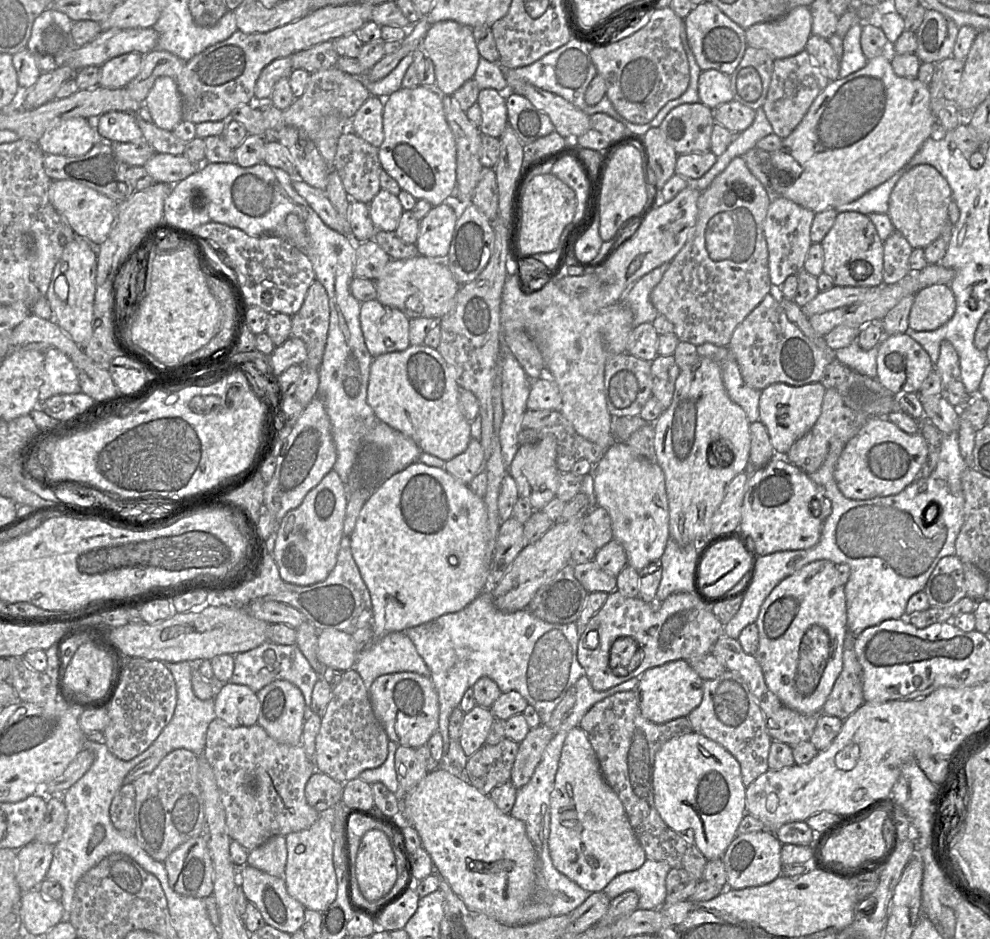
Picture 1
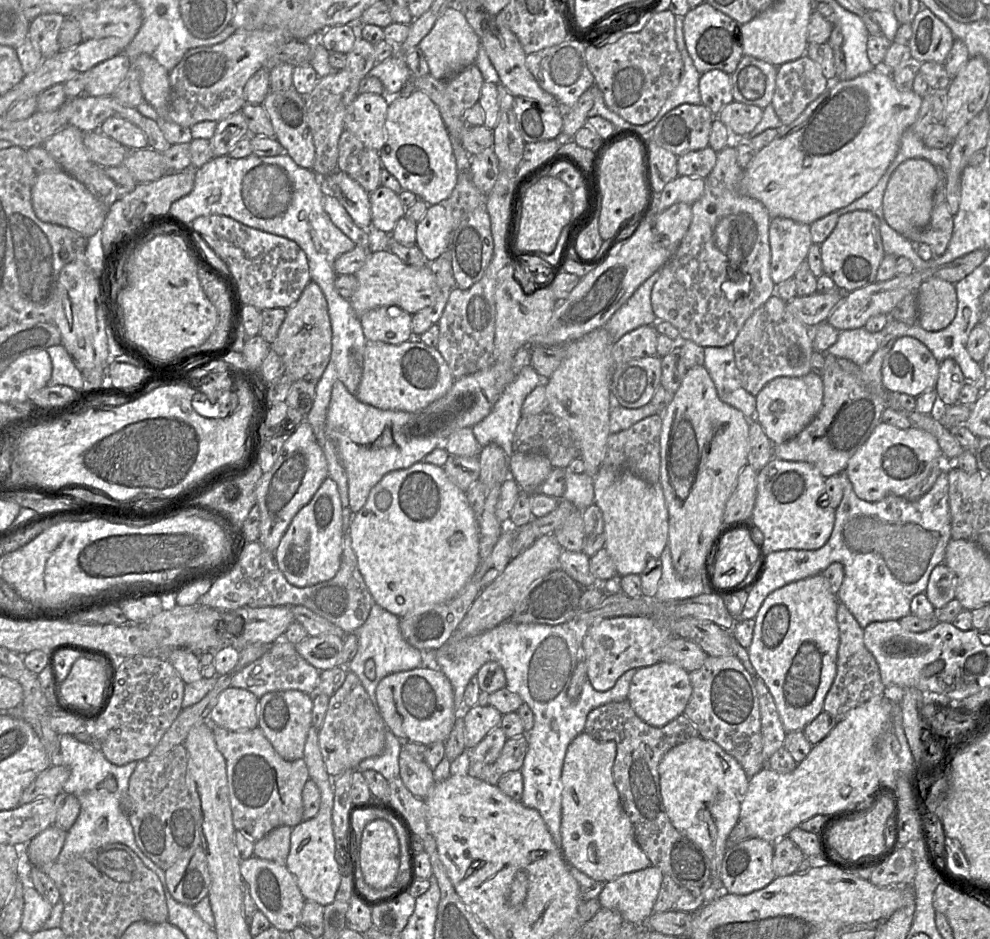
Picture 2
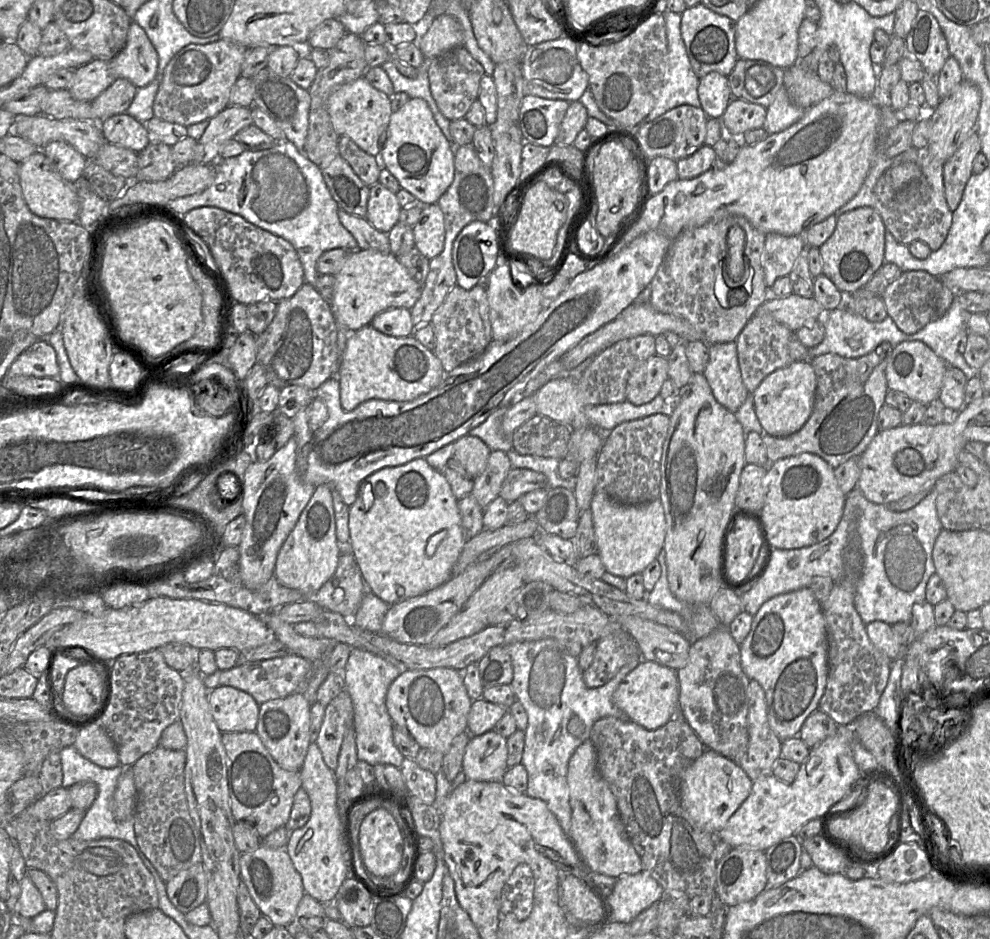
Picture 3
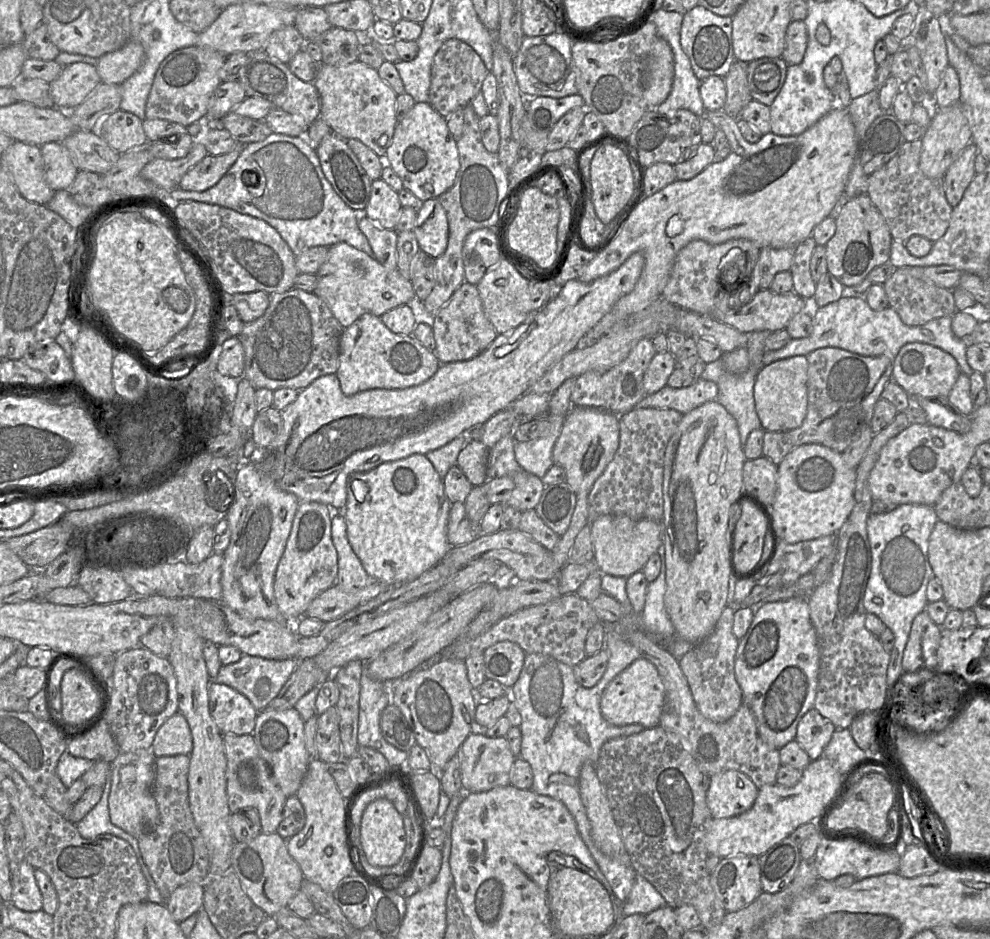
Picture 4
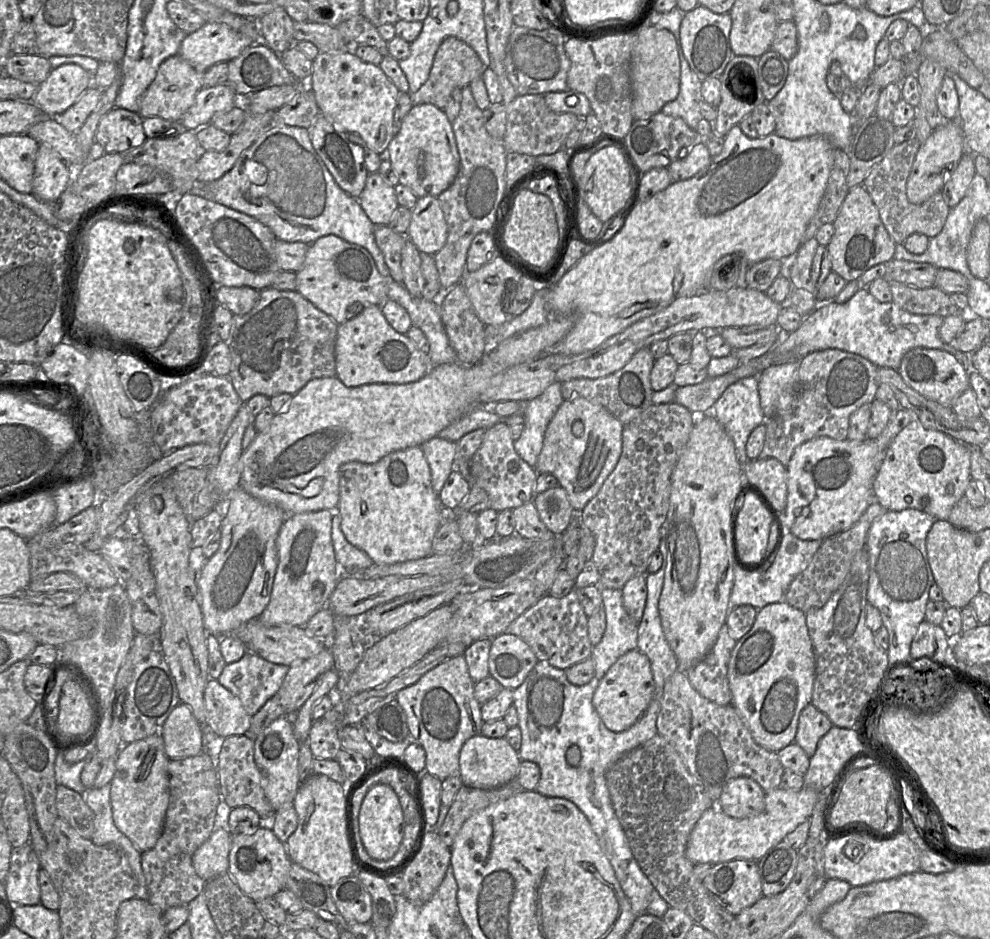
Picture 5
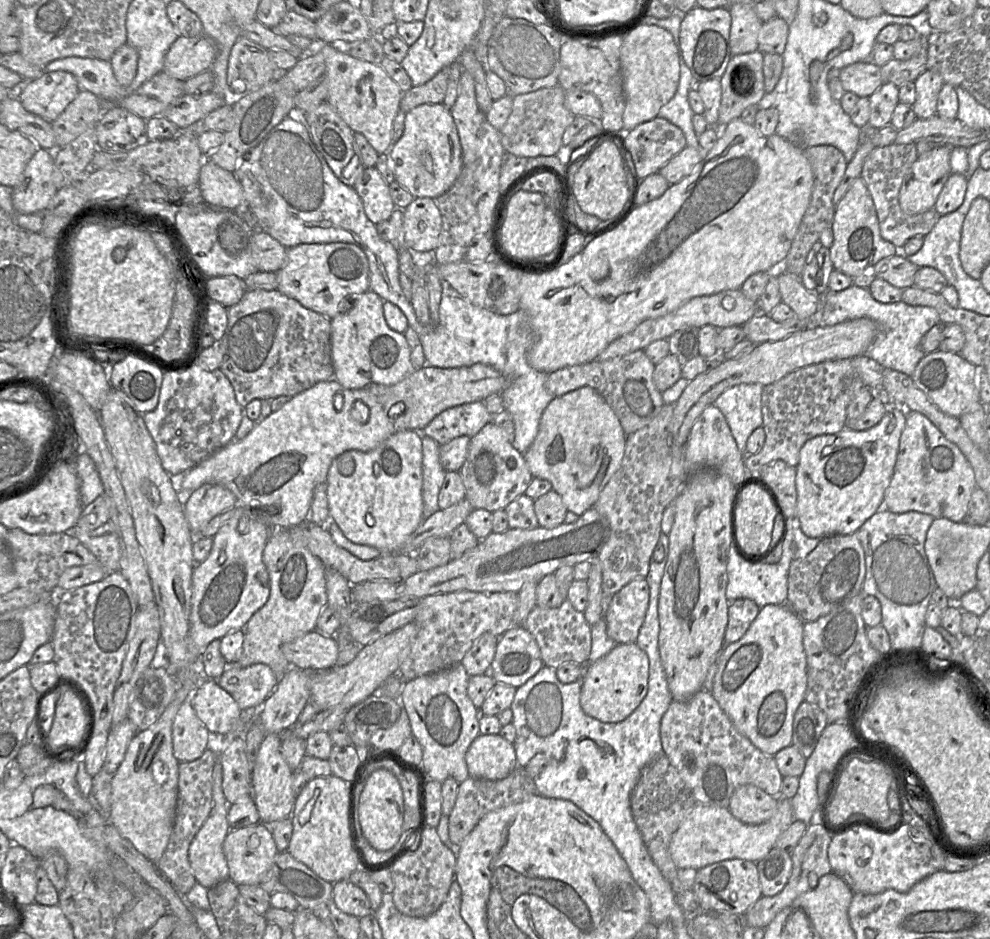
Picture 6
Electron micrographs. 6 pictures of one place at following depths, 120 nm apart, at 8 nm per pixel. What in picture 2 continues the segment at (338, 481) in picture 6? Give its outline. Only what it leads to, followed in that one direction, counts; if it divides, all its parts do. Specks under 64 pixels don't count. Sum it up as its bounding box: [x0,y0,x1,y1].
[348,462,480,618]

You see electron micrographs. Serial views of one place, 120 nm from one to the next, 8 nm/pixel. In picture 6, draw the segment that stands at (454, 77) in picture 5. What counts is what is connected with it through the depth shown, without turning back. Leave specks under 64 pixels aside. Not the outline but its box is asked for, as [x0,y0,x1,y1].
[400,66,450,113]

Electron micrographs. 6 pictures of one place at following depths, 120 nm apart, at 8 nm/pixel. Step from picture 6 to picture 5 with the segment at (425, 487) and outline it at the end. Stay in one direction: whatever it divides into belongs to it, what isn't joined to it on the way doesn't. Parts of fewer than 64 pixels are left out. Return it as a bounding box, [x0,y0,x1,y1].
[420,437,456,494]

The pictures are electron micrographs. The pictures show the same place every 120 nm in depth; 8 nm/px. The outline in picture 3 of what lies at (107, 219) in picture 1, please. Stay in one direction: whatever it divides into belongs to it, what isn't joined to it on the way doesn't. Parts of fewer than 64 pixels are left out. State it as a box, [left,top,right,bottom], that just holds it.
[19,150,80,222]

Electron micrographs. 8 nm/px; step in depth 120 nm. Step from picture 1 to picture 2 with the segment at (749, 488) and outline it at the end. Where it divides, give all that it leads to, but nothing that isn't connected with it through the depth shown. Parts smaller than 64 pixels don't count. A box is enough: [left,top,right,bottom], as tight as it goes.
[752,457,835,554]

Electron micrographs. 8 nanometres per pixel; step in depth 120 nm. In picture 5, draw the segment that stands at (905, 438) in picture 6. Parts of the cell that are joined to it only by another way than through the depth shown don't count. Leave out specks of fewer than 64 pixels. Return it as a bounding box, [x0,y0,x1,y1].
[873,420,970,520]

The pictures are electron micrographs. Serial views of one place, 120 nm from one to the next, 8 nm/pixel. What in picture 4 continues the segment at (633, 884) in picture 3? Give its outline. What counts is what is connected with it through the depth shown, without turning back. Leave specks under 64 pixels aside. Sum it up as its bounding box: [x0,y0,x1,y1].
[622,874,667,916]

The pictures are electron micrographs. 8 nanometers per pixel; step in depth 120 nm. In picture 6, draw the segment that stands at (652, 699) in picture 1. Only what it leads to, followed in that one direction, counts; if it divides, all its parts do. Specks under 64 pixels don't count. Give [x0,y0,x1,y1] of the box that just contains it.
[580,643,649,723]

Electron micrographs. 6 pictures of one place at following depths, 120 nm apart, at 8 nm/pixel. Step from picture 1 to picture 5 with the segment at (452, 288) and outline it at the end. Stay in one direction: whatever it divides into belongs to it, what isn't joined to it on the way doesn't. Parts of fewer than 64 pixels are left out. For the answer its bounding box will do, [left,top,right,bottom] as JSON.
[296,234,388,324]

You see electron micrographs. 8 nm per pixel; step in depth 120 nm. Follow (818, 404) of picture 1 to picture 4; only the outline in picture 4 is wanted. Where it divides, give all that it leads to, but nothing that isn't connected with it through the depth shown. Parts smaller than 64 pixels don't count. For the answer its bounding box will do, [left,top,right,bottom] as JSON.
[754,356,808,432]

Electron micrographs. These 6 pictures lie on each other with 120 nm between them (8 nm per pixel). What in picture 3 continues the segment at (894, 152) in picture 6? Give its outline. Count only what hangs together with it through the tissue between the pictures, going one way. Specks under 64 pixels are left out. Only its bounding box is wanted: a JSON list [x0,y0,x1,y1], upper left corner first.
[873,146,953,251]

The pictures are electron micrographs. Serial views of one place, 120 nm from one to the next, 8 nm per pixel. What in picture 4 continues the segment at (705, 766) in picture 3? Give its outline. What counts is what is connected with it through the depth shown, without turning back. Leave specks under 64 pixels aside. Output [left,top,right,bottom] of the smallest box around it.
[707,770,759,818]

